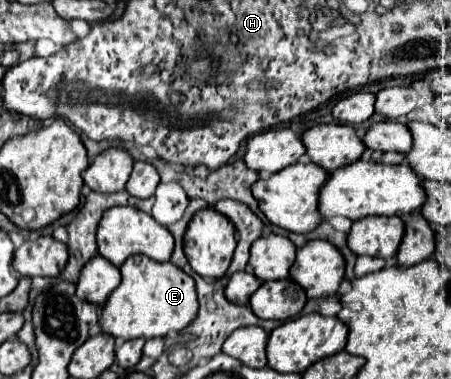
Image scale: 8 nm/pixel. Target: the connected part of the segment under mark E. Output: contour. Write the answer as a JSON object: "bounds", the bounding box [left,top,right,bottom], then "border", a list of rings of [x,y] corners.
{"bounds":[99,256,197,338],"border":[[[129,256],[121,272],[121,284],[109,294],[107,302],[101,306],[99,326],[105,334],[115,338],[155,338],[167,332],[179,332],[191,324],[197,316],[197,292],[195,282],[183,270],[171,262],[157,262],[149,256]]]}

